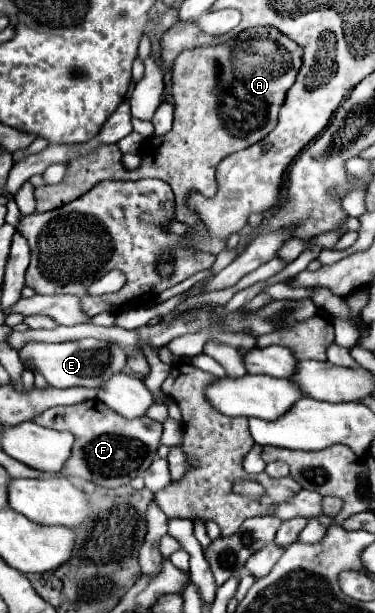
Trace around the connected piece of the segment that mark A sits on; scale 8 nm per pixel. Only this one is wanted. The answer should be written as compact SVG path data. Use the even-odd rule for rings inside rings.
M253 28L245 32L247 38L267 38L267 40L229 40L219 46L205 46L197 50L185 50L179 54L175 60L173 68L173 86L171 86L171 96L173 96L173 108L175 108L175 118L173 118L173 128L161 138L147 138L143 144L143 162L137 170L125 170L122 166L122 154L116 144L116 154L114 154L114 168L107 168L107 146L97 148L93 154L87 154L79 160L73 160L67 164L69 172L63 182L55 186L43 186L35 188L35 198L37 198L37 212L53 210L59 208L85 192L89 192L95 184L103 180L141 180L141 178L159 178L165 180L175 194L175 220L189 224L189 234L185 238L185 246L209 254L219 254L225 247L226 240L215 241L215 239L205 238L205 226L197 216L187 208L187 196L191 190L201 192L203 196L215 196L217 184L215 184L215 168L217 164L237 152L243 150L259 140L263 140L277 124L277 112L285 100L285 92L293 86L295 76L301 68L301 56L303 50L283 36L277 28ZM201 58L215 58L217 68L215 70L203 70L205 74L211 74L217 78L215 82L215 102L187 102L187 64L191 76L197 80L205 76L197 64Z

